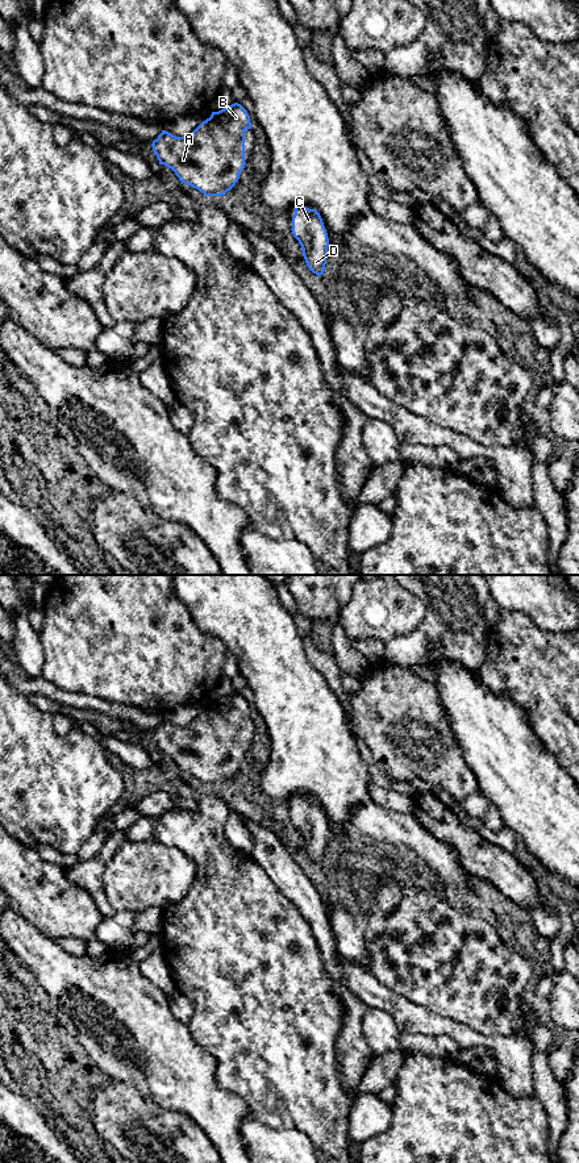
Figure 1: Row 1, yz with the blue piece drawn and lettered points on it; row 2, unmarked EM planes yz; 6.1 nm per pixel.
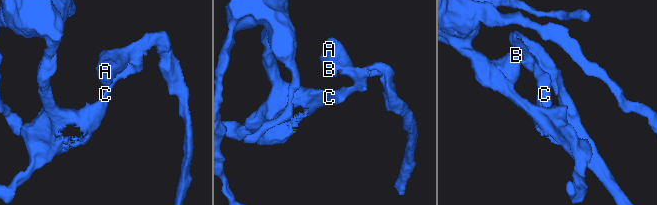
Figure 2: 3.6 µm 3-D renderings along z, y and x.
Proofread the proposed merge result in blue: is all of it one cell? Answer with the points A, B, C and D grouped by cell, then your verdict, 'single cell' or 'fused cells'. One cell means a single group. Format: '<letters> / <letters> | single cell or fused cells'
A B C D | single cell

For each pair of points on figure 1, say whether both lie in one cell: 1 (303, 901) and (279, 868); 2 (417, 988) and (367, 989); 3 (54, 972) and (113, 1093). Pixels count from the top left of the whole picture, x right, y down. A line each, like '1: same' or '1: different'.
1: same
2: different
3: different

